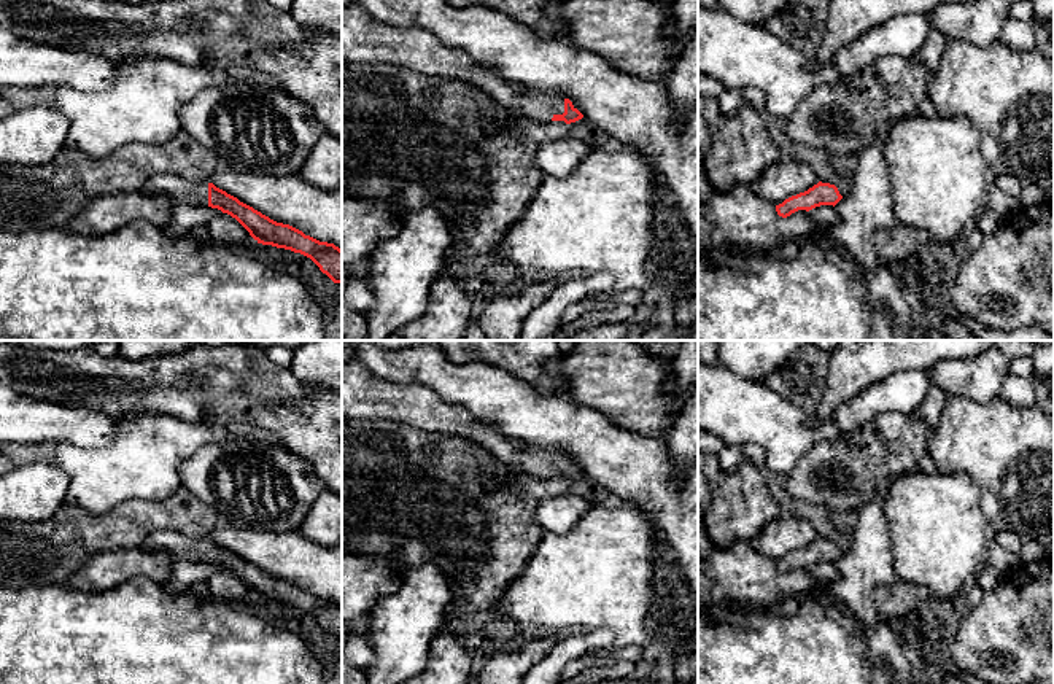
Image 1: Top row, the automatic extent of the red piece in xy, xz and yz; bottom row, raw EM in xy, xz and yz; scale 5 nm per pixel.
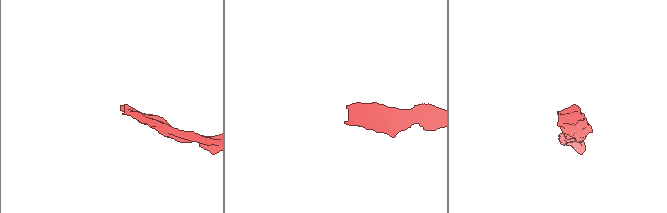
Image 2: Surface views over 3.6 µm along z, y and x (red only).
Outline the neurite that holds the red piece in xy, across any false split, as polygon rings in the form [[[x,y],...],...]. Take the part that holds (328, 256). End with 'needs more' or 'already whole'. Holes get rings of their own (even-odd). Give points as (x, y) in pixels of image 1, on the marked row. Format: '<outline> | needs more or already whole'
[[[157,173],[141,188],[146,194],[165,194],[173,202],[211,207],[235,218],[262,245],[291,250],[310,258],[334,283],[342,283],[342,250],[302,231],[277,223],[208,181],[189,181],[172,173]]] | needs more

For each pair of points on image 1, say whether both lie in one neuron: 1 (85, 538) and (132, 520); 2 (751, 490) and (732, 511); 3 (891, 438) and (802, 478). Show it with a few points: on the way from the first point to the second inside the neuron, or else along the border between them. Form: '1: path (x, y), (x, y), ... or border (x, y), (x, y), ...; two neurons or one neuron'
1: path (96, 533), (121, 527); one neuron
2: path (746, 495), (736, 506); one neuron
3: path (868, 455), (857, 462), (830, 462), (824, 468); one neuron

